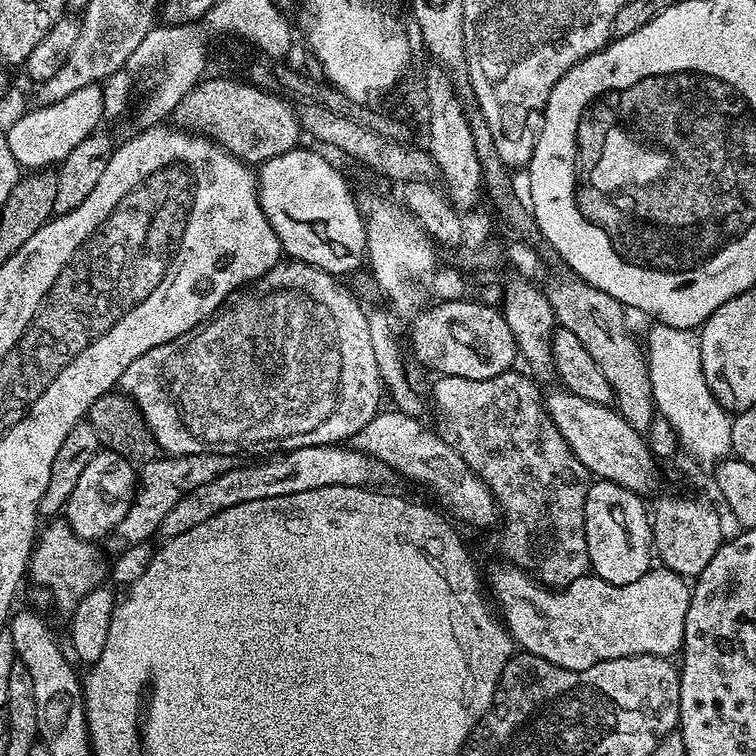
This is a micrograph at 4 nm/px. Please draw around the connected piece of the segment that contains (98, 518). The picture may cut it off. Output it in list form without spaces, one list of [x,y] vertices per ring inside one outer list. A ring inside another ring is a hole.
[[[101,450],[77,473],[76,481],[68,492],[68,501],[64,504],[62,516],[78,538],[96,542],[99,541],[99,536],[104,536],[107,532],[115,533],[116,527],[126,516],[126,510],[130,510],[136,496],[138,472],[133,461],[117,453]]]

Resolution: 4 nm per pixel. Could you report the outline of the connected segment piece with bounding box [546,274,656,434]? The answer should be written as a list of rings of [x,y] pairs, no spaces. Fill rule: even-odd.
[[[575,274],[560,276],[549,288],[546,295],[556,315],[559,327],[570,330],[578,337],[578,342],[586,346],[590,358],[598,362],[598,370],[606,374],[606,382],[612,387],[614,407],[630,426],[641,434],[647,433],[654,419],[656,404],[652,398],[648,362],[641,345],[636,345],[632,332],[628,329],[626,309],[610,294],[590,286]]]

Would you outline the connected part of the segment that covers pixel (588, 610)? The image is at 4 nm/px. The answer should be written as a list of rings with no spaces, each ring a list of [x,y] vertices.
[[[503,566],[492,572],[492,592],[500,603],[498,607],[502,623],[508,635],[523,651],[533,652],[554,666],[581,672],[603,660],[626,658],[627,656],[675,657],[683,649],[686,630],[686,610],[690,606],[690,584],[685,577],[663,566],[649,568],[638,582],[626,582],[626,586],[614,586],[594,574],[570,582],[565,588],[549,588],[535,576],[515,566]]]

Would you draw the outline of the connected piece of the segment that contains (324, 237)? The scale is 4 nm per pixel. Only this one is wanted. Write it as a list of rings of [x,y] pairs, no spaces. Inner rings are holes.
[[[297,146],[260,164],[258,199],[274,234],[278,234],[285,257],[306,262],[337,278],[347,277],[347,272],[352,272],[359,264],[365,263],[368,243],[361,205],[356,205],[356,196],[352,193],[347,178],[322,153]]]

